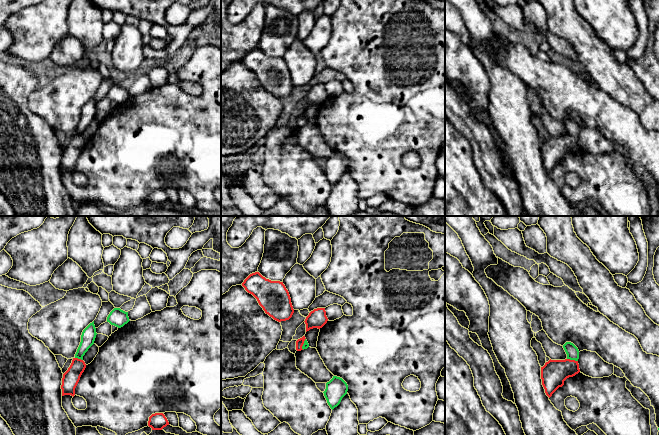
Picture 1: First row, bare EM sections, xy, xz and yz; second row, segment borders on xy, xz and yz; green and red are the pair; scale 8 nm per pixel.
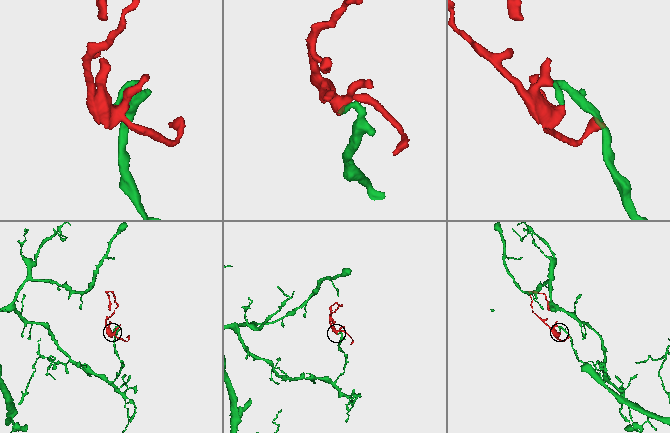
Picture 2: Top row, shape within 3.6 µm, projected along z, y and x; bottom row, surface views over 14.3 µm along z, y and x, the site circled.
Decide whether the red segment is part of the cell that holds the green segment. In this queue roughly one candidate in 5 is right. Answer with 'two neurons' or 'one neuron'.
one neuron

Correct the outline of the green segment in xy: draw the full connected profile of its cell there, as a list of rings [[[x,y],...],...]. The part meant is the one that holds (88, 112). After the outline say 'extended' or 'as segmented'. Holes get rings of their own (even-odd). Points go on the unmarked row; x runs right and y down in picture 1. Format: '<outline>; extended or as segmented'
[[[93,97],[83,106],[81,111],[81,118],[77,125],[75,133],[73,134],[68,146],[63,150],[61,161],[62,172],[71,171],[74,173],[75,164],[80,156],[82,149],[86,144],[86,140],[83,137],[83,132],[94,120],[96,111],[96,104]]]; extended

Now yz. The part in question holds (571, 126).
[[[566,118],[563,124],[567,130],[565,136],[550,135],[541,143],[542,161],[549,174],[559,163],[564,161],[567,154],[573,153],[580,148],[578,124],[571,118]]]; extended

